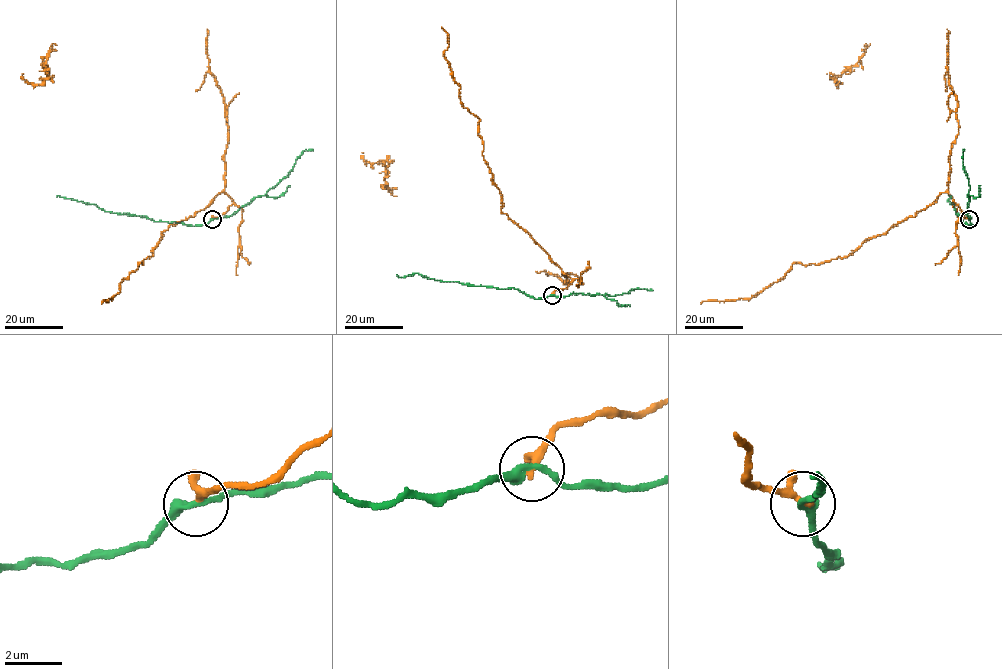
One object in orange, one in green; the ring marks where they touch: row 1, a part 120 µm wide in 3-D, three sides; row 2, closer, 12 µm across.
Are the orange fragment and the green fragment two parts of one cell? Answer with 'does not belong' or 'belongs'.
does not belong

